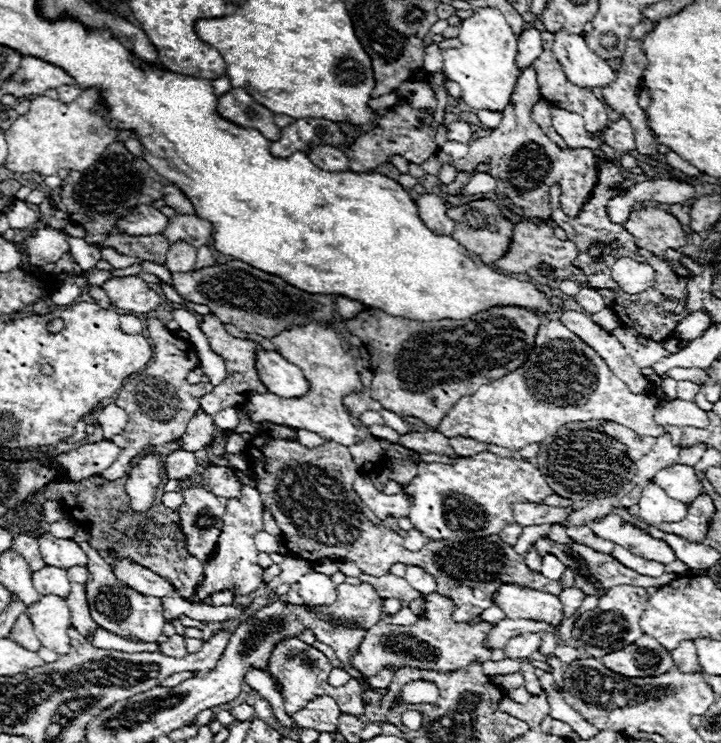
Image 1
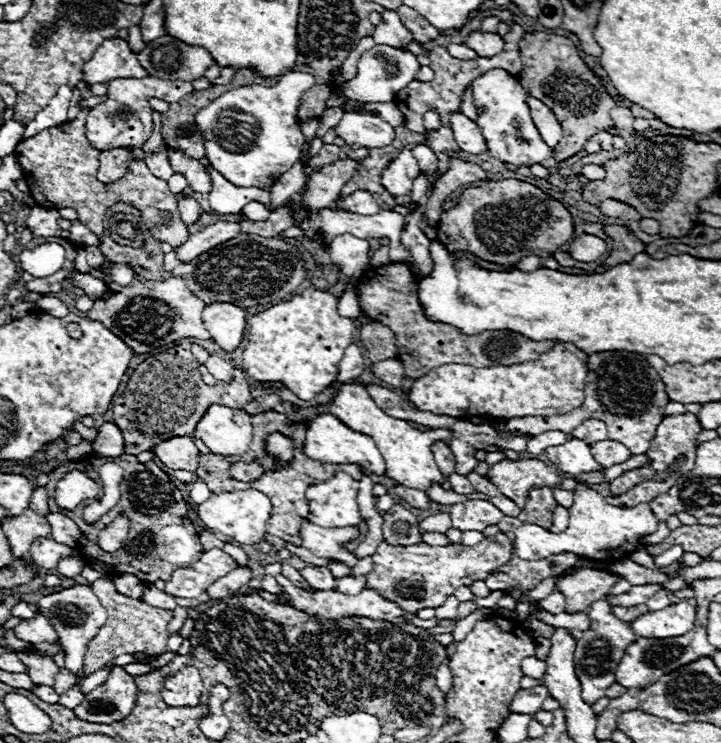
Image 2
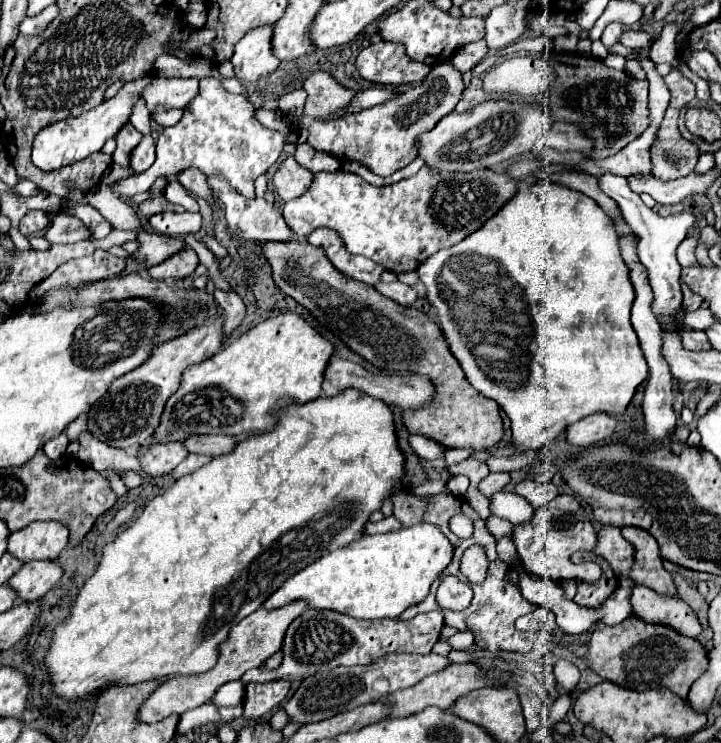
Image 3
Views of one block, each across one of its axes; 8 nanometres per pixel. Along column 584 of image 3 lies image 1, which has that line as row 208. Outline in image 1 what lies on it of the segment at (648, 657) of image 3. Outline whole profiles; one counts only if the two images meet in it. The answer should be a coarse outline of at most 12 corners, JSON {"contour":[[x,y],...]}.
{"contour":[[634,210],[624,228],[638,248],[682,248],[686,232],[666,210]]}

